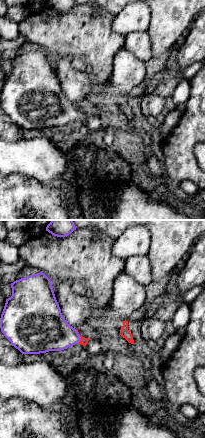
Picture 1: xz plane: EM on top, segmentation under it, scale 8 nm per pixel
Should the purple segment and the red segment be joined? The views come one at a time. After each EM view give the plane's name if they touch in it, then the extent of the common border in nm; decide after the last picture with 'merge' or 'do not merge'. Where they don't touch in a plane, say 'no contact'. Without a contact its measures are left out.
contact in xz; length 110 nm

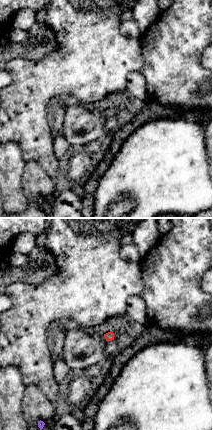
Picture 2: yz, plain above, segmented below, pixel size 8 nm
no contact

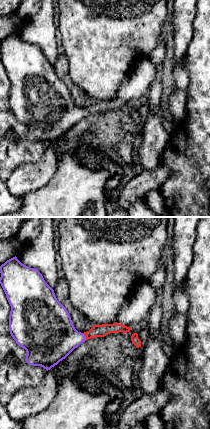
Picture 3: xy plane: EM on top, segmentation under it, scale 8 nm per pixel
contact in xy; length 70 nm

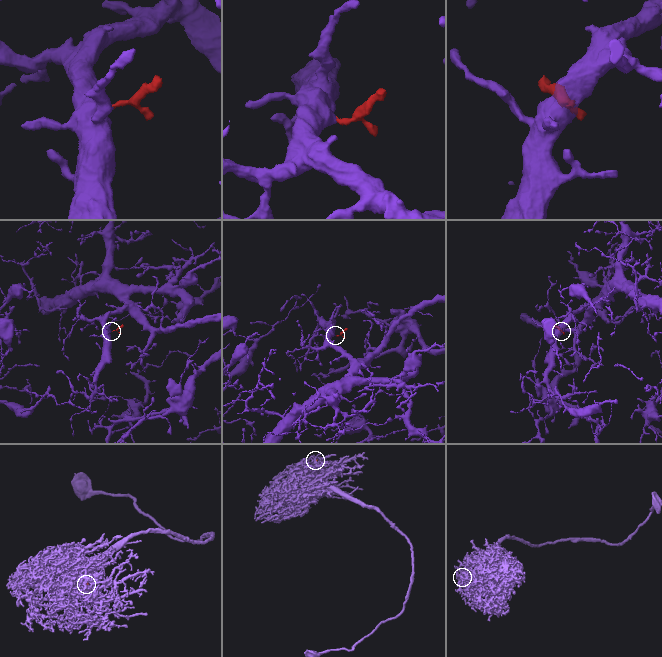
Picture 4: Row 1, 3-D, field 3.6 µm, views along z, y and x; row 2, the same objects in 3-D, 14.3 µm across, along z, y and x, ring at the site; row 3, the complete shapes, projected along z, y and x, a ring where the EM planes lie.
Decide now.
merge

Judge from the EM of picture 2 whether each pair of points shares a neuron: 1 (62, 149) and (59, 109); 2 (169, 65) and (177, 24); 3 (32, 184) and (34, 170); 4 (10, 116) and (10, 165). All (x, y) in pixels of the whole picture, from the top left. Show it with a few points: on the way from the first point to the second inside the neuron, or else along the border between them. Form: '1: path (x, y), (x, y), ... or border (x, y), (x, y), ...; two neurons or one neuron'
1: path (59, 139), (58, 119); one neuron
2: path (172, 55), (172, 46), (177, 38), (177, 34); one neuron
3: path (34, 181), (34, 173); one neuron
4: border (10, 141), (15, 141), (19, 145), (24, 160); two neurons

